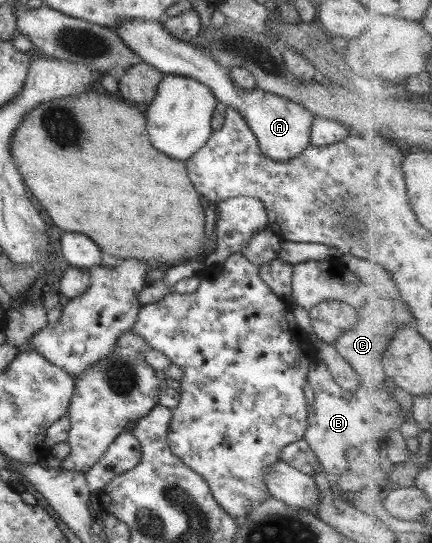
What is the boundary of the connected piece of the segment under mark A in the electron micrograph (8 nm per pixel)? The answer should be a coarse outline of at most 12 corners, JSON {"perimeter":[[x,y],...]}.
{"perimeter":[[118,21],[115,33],[163,74],[206,85],[239,113],[261,153],[285,163],[309,145],[314,116],[257,87],[241,89],[161,21]]}

